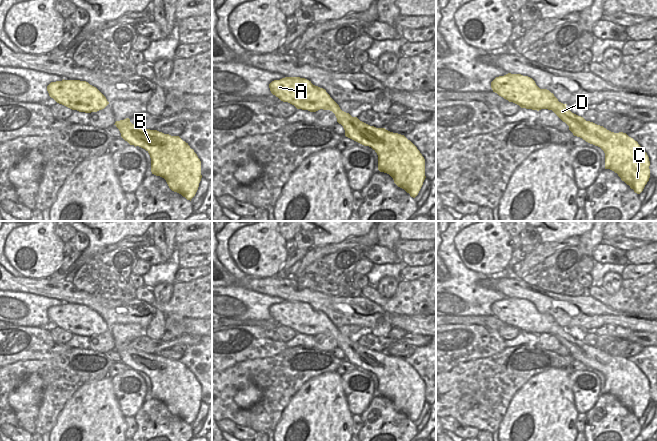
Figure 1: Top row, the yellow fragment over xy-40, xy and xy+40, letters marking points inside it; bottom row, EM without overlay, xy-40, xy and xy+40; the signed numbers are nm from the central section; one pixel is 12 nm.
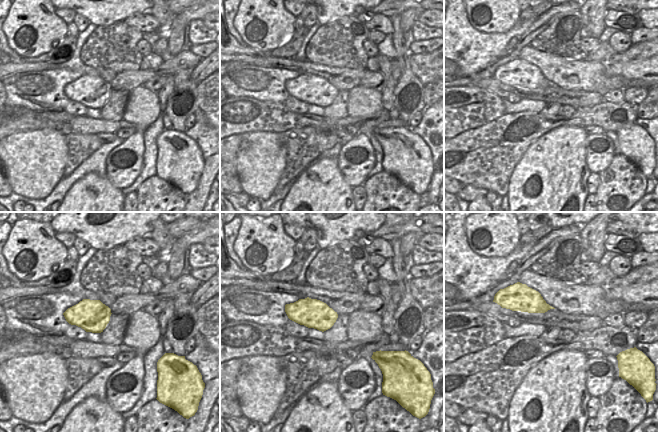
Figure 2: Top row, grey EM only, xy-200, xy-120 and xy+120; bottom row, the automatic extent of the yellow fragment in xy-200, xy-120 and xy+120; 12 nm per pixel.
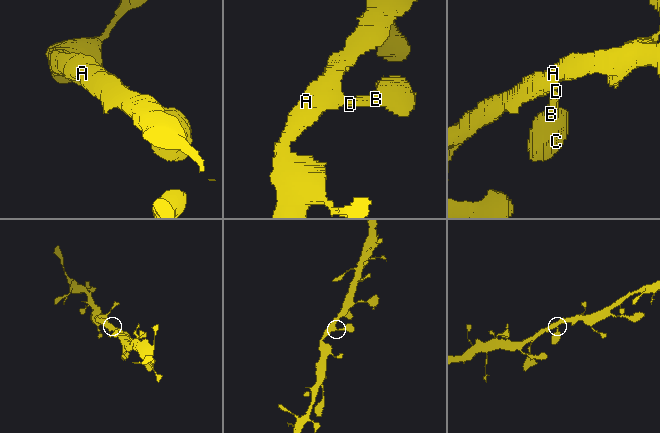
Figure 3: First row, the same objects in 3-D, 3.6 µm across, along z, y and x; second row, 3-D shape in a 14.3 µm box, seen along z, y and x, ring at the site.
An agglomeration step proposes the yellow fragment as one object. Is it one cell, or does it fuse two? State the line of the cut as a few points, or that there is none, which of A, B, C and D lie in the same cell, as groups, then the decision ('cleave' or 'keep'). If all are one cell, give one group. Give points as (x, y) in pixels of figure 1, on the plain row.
no cut | A B C D | keep

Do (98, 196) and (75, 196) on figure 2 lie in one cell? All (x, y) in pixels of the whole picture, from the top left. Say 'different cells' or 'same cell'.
same cell

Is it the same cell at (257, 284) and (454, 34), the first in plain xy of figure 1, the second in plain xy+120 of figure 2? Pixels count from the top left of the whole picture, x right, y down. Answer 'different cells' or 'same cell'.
different cells

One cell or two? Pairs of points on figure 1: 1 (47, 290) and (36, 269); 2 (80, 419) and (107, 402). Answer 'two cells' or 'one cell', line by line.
1: two cells
2: one cell

